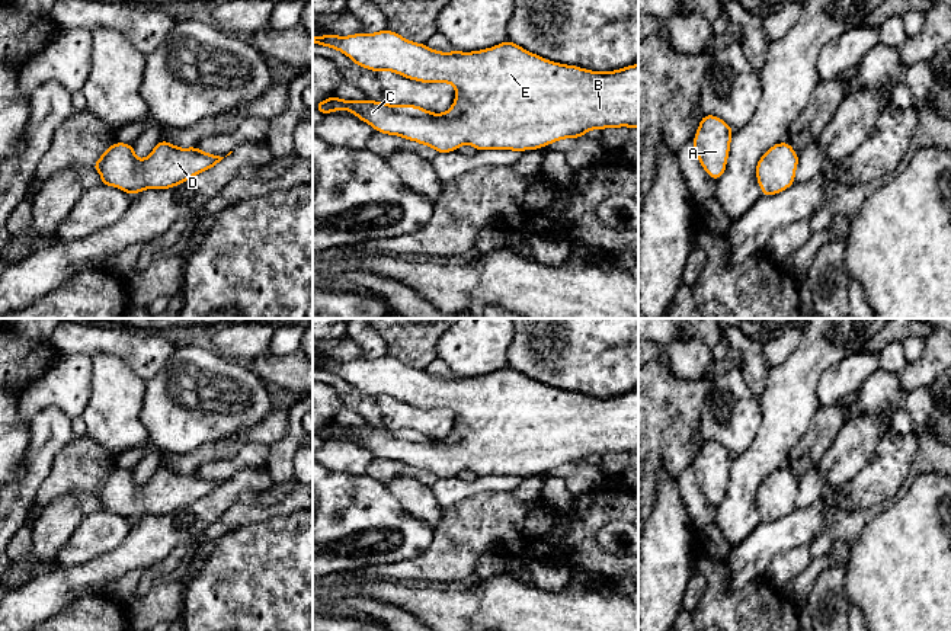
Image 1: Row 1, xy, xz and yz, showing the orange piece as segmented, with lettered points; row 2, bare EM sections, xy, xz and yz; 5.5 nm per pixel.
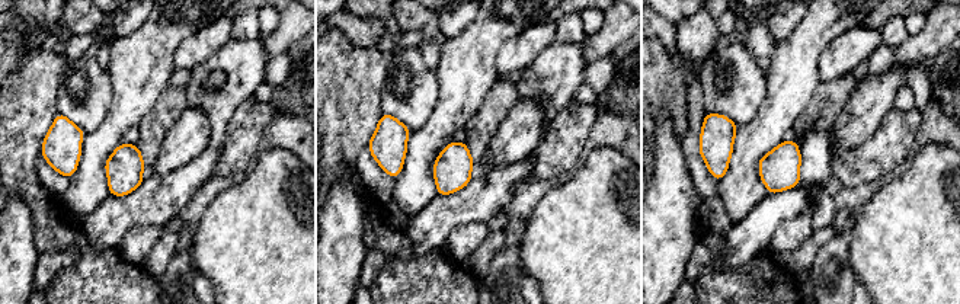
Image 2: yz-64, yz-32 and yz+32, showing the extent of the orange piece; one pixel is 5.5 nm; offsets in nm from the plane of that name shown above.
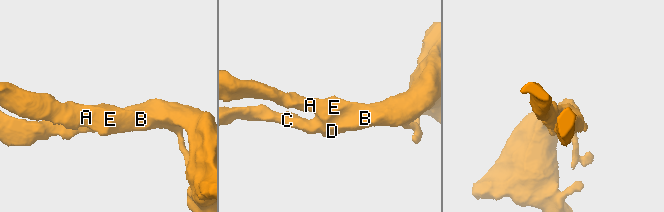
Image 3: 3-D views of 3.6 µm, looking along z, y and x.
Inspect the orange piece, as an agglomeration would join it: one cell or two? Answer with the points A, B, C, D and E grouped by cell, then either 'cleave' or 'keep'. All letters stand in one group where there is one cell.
groups A B C D E; keep

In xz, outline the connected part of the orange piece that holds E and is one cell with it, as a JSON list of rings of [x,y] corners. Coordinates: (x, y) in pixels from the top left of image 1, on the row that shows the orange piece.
[[[388,29],[350,36],[313,36],[313,44],[337,49],[356,65],[375,73],[388,70],[420,83],[451,83],[457,95],[445,113],[432,113],[416,105],[393,106],[369,99],[343,100],[337,96],[314,106],[324,115],[346,109],[377,132],[429,145],[436,153],[451,153],[464,144],[471,144],[478,151],[531,151],[558,140],[580,138],[590,129],[638,128],[638,64],[606,73],[589,71],[548,61],[510,41],[483,51],[439,52]]]

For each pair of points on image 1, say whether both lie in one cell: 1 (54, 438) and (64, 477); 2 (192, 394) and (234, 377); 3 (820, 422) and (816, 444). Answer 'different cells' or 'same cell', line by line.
1: different cells
2: same cell
3: same cell

